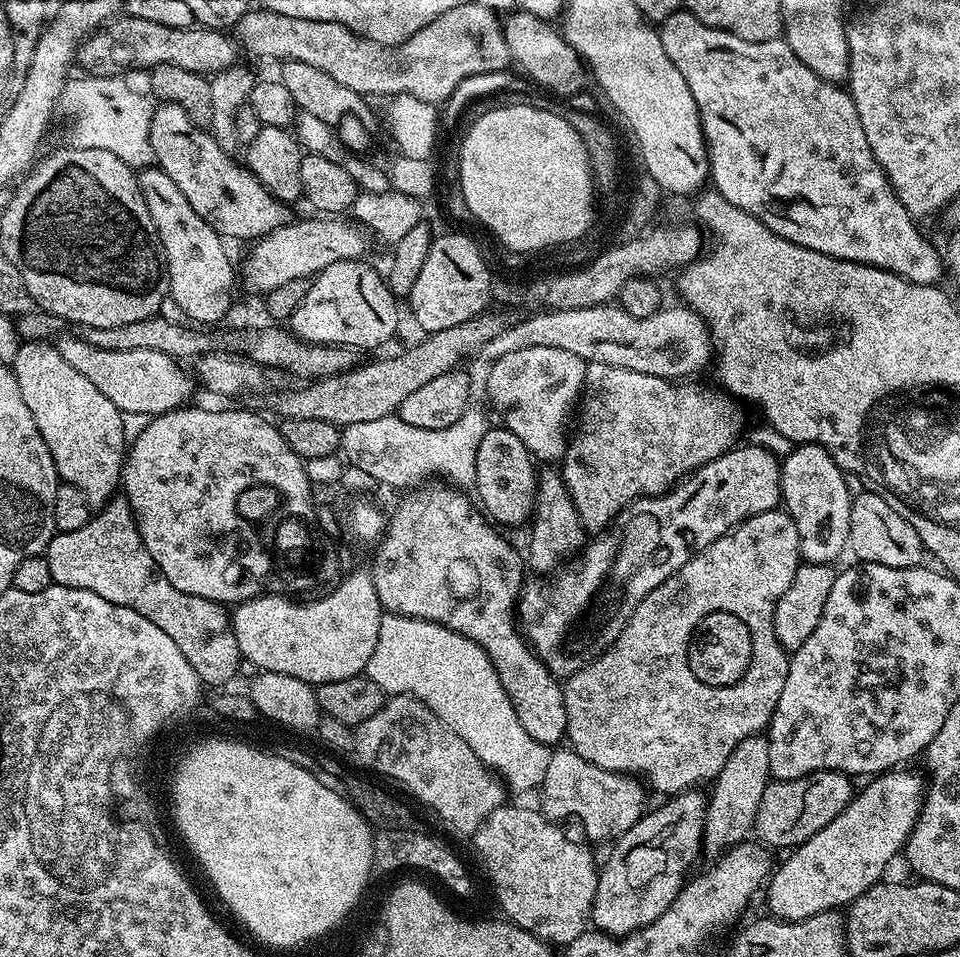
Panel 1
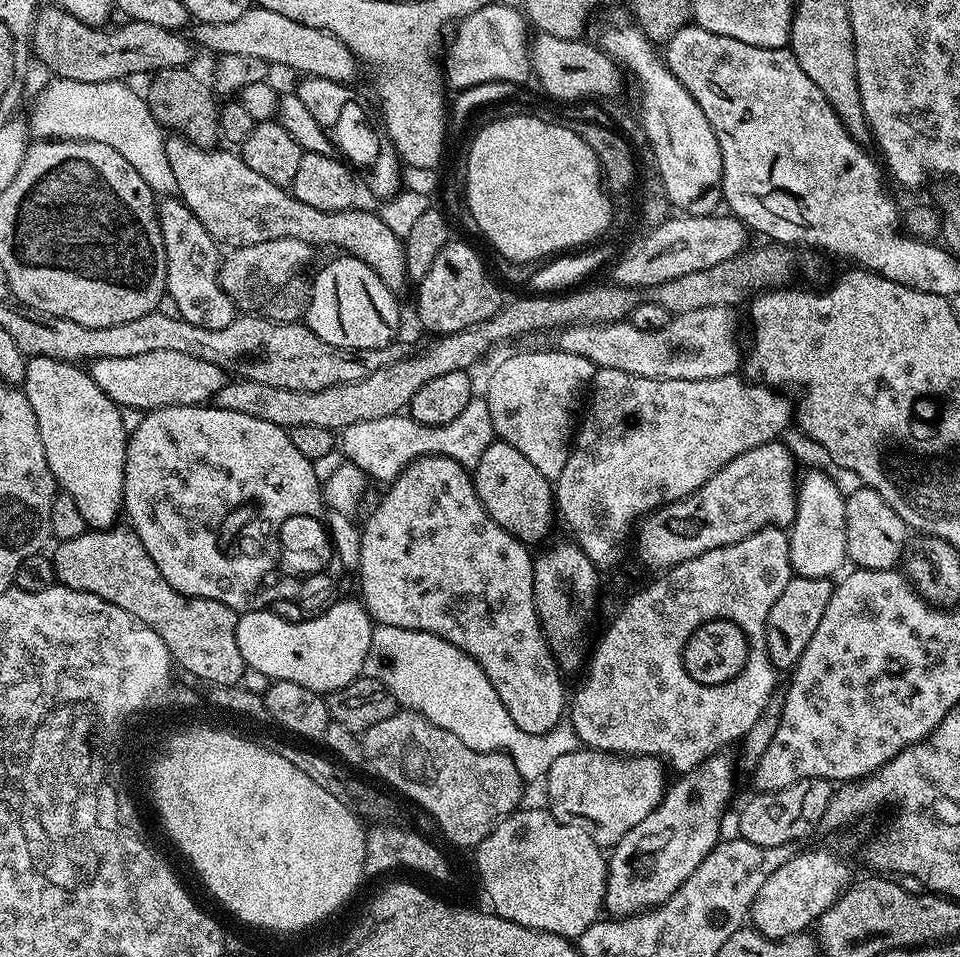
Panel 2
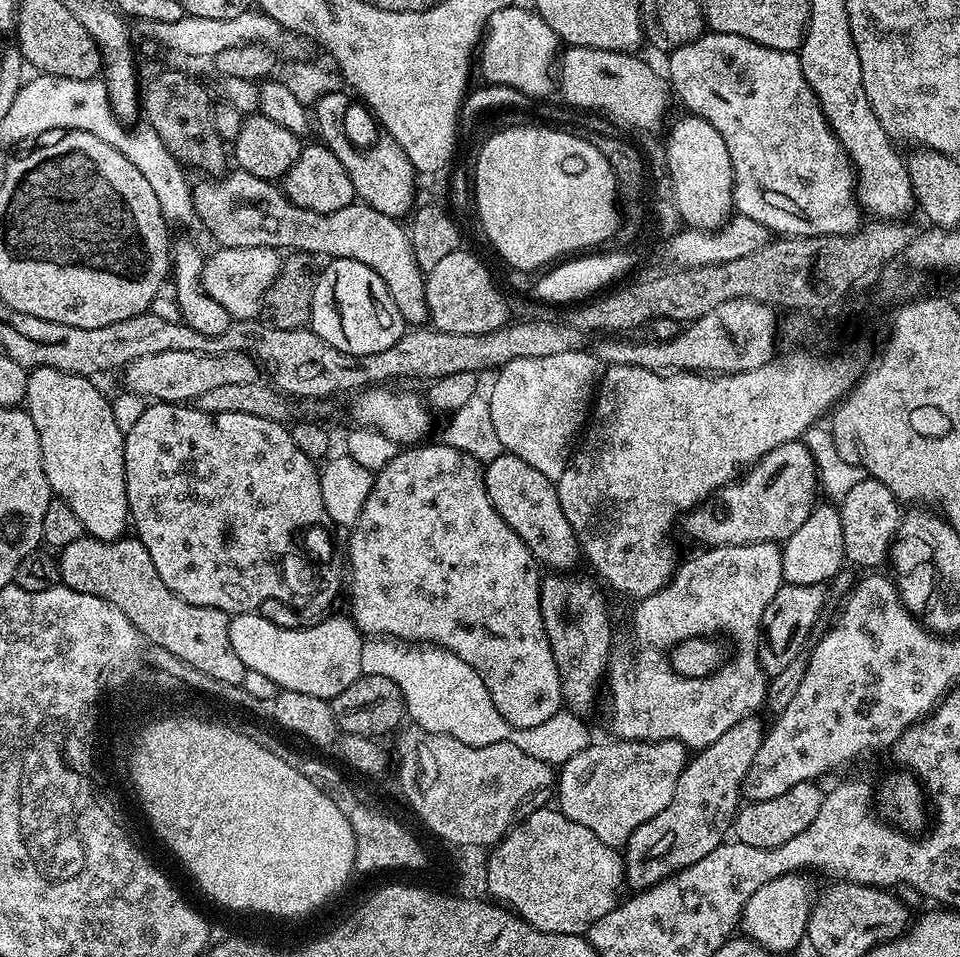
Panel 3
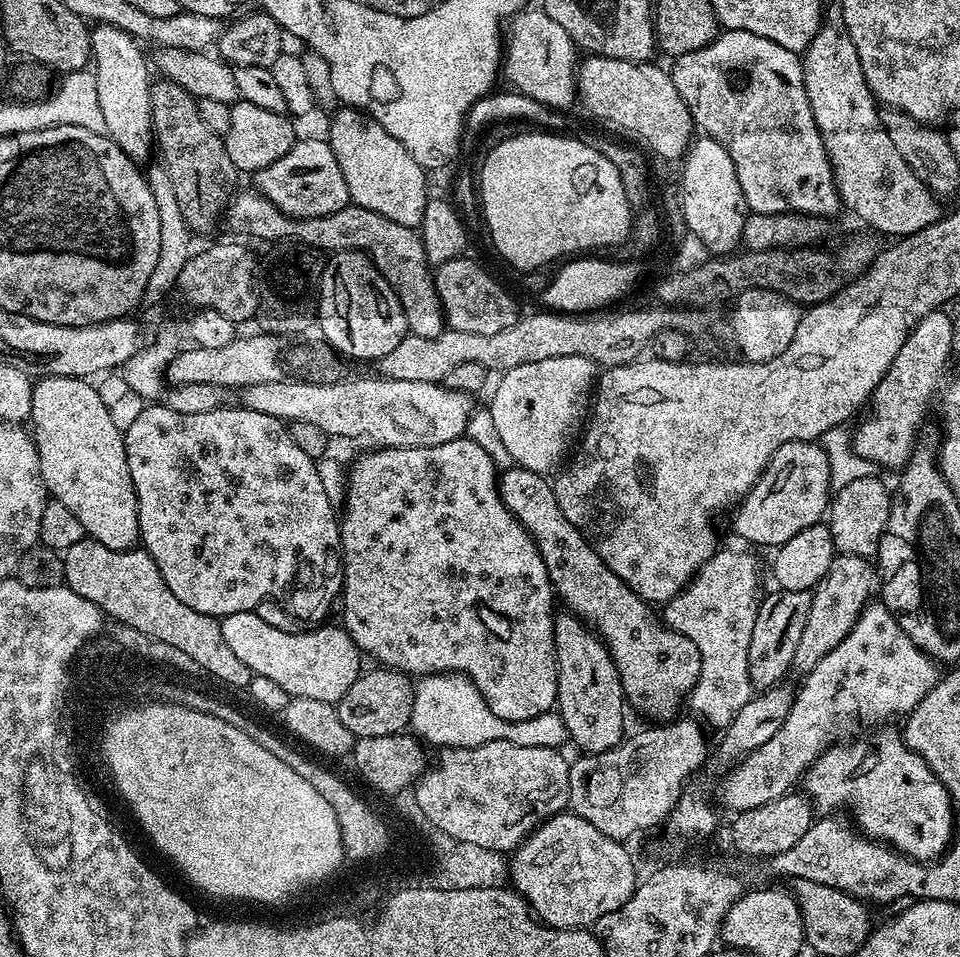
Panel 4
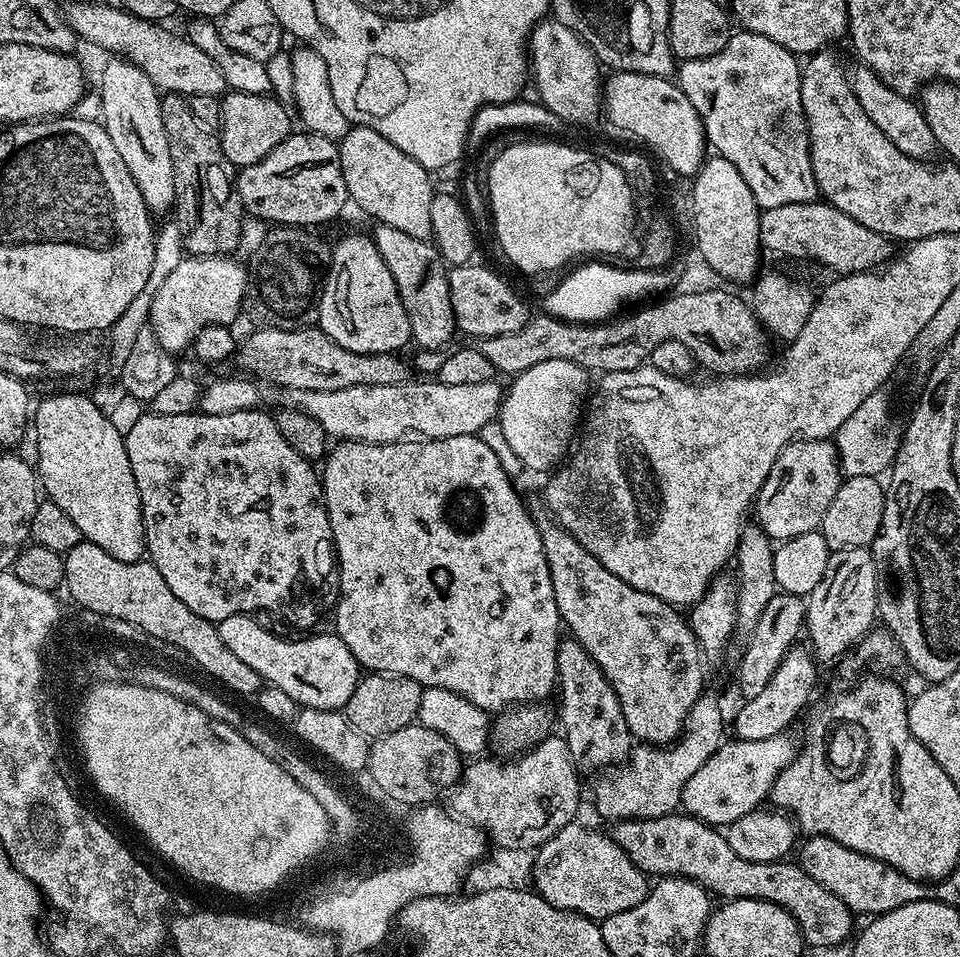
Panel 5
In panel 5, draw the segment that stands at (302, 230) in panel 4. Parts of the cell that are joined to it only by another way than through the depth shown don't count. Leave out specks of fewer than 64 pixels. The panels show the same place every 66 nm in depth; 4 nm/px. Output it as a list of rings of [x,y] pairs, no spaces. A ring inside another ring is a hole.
[[[376,224],[373,229],[371,238],[378,246],[378,254],[382,254],[382,262],[386,262],[386,270],[390,270],[394,278],[406,318],[410,322],[412,340],[417,344],[415,347],[425,352],[447,349],[447,344],[451,342],[452,335],[457,335],[458,329],[454,306],[450,304],[448,268],[440,259],[440,251],[435,244],[413,238],[403,230],[394,230],[394,226]]]

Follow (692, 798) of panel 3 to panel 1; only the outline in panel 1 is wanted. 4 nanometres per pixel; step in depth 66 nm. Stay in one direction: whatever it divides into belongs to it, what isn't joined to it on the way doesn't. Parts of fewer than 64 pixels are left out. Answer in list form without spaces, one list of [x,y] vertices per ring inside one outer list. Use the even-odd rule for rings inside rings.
[[[700,790],[680,792],[665,799],[656,809],[645,811],[630,830],[611,845],[608,861],[599,869],[600,877],[592,903],[590,924],[595,931],[623,938],[650,926],[674,902],[689,879],[692,863],[702,856],[704,819],[708,802]]]

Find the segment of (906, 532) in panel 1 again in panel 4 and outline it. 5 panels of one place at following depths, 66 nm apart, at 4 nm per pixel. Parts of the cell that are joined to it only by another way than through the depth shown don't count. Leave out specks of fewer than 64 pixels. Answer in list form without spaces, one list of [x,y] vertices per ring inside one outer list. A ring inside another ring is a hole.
[[[875,474],[855,479],[854,482],[847,483],[842,489],[836,490],[831,497],[830,507],[826,513],[826,531],[832,536],[833,546],[839,555],[875,557],[880,540],[888,530],[888,519],[890,518],[893,497],[890,488],[887,488],[879,478],[880,476]]]

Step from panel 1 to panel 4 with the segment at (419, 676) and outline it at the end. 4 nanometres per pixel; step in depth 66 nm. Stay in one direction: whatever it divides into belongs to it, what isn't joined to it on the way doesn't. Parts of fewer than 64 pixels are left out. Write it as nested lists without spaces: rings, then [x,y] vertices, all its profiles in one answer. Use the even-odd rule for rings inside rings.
[[[458,672],[419,677],[414,687],[416,693],[410,728],[421,741],[429,745],[440,744],[441,749],[477,748],[486,742],[505,740],[522,746],[560,748],[568,740],[568,730],[559,712],[553,710],[522,722],[503,720],[498,718],[498,714],[494,714],[494,710],[490,710],[490,706],[486,706],[472,680]]]

